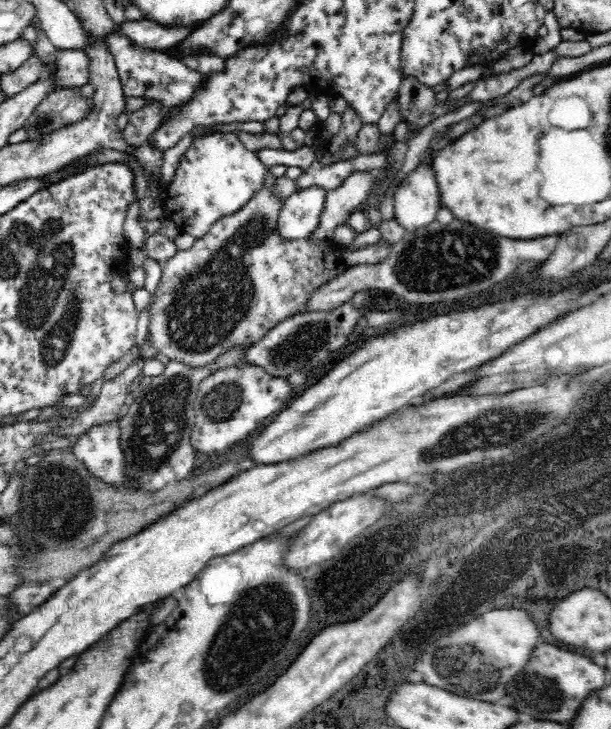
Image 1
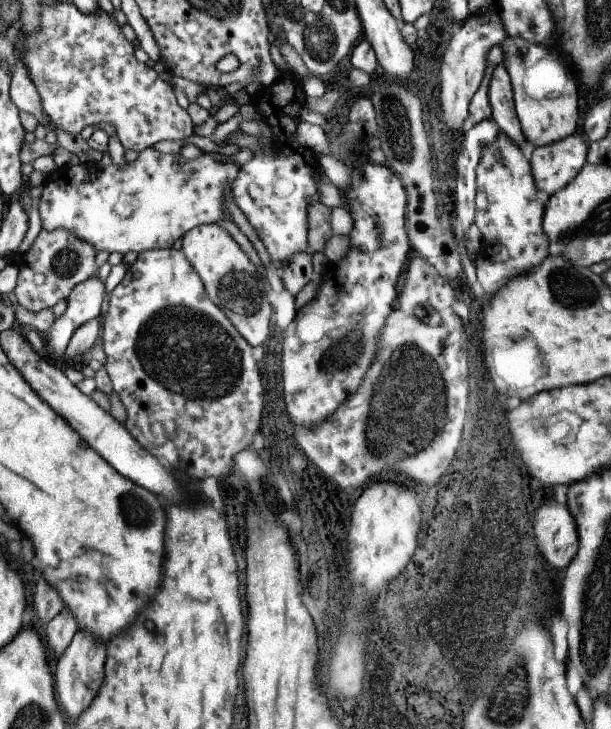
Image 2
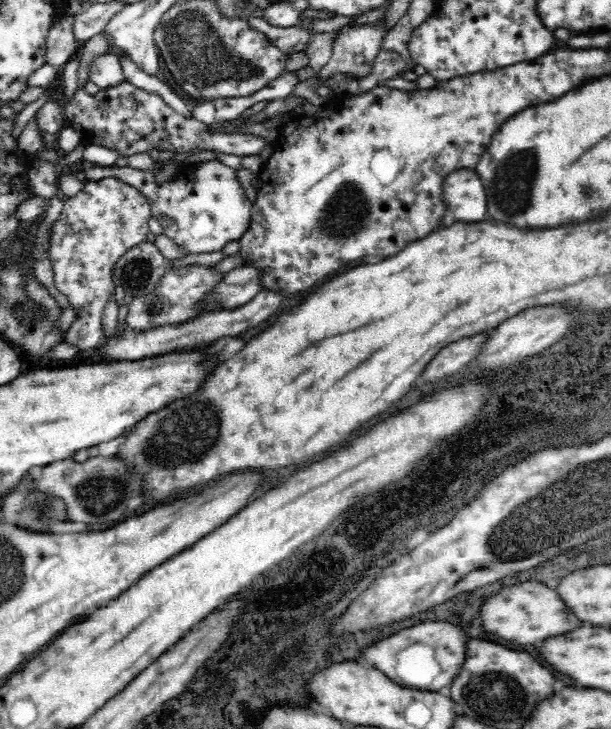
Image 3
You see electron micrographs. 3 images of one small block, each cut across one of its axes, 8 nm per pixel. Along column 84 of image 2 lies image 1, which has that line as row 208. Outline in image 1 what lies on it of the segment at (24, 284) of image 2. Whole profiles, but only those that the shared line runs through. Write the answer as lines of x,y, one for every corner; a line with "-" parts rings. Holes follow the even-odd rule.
268,172
264,186
237,213
216,221
210,230
194,241
189,250
178,250
166,266
162,267
162,277
150,302
148,319
148,341
157,352
168,356
169,360
183,362
188,366
206,366
236,344
258,342
281,320
292,317
306,304
312,290
329,282
336,274
348,268
364,264
380,264
391,254
392,247
402,240
405,228
395,219
386,219
386,228
392,228
392,236
384,242
367,245
356,252
346,252
345,247
334,242
323,246
313,246
310,239
286,241
276,231
278,212
282,201
274,199
270,190
275,178

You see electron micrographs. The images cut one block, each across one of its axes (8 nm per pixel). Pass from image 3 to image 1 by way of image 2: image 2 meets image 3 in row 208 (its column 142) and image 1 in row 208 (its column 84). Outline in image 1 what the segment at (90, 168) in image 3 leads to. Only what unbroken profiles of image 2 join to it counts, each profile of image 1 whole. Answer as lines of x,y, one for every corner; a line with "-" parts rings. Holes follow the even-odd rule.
215,132
212,135
196,137
180,160
174,180
168,187
163,187
161,204
165,218
173,220
180,232
188,233
195,239
202,238
216,221
237,213
260,192
268,174
267,168
255,152
242,144
234,132

